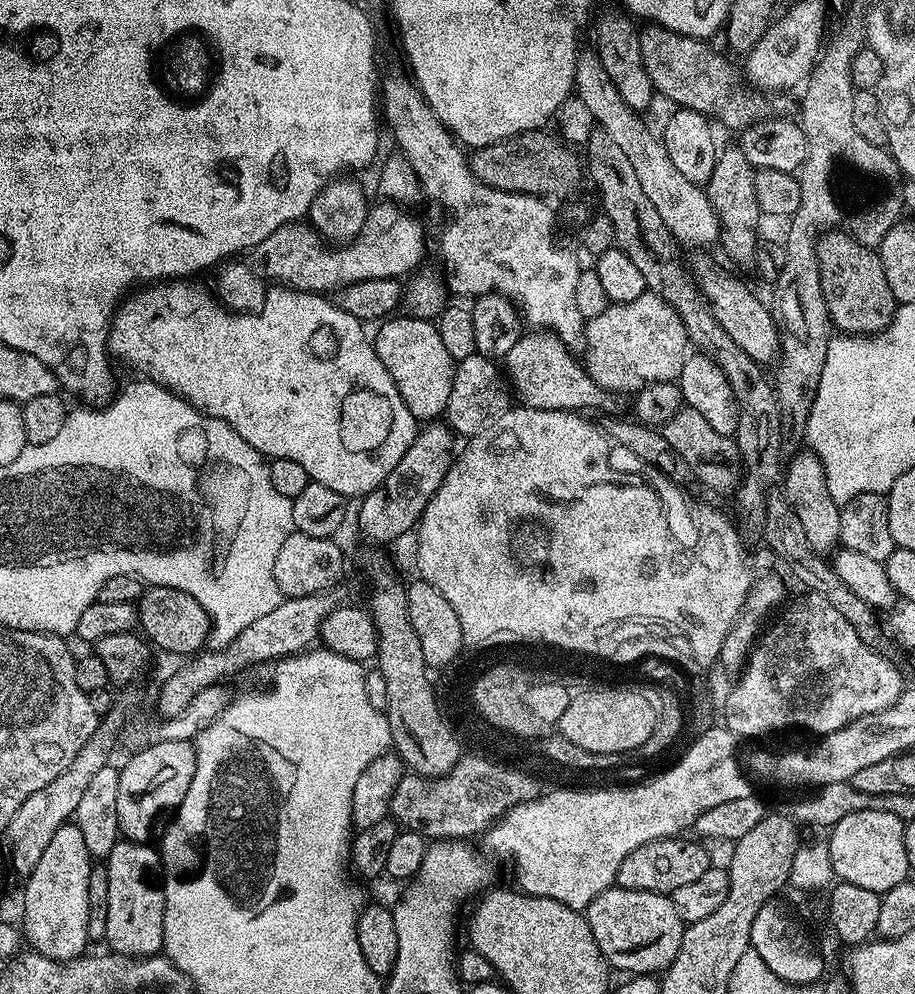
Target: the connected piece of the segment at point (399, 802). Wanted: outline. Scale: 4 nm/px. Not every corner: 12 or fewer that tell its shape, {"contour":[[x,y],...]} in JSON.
{"contour":[[483,754],[406,774],[391,819],[432,842],[479,837],[539,782]]}

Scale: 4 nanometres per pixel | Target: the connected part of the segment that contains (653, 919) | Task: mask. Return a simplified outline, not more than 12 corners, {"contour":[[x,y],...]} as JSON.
{"contour":[[613,886],[586,909],[608,967],[663,973],[685,923],[671,895]]}

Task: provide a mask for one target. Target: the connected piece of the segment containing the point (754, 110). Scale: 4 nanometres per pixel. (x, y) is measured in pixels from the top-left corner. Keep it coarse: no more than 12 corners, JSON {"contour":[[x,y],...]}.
{"contour":[[638,32],[657,93],[717,125],[769,119],[761,89],[711,43]]}

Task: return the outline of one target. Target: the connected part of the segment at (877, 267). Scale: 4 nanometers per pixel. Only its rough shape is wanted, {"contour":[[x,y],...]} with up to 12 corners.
{"contour":[[850,232],[816,242],[837,333],[889,328],[897,310],[877,249]]}

